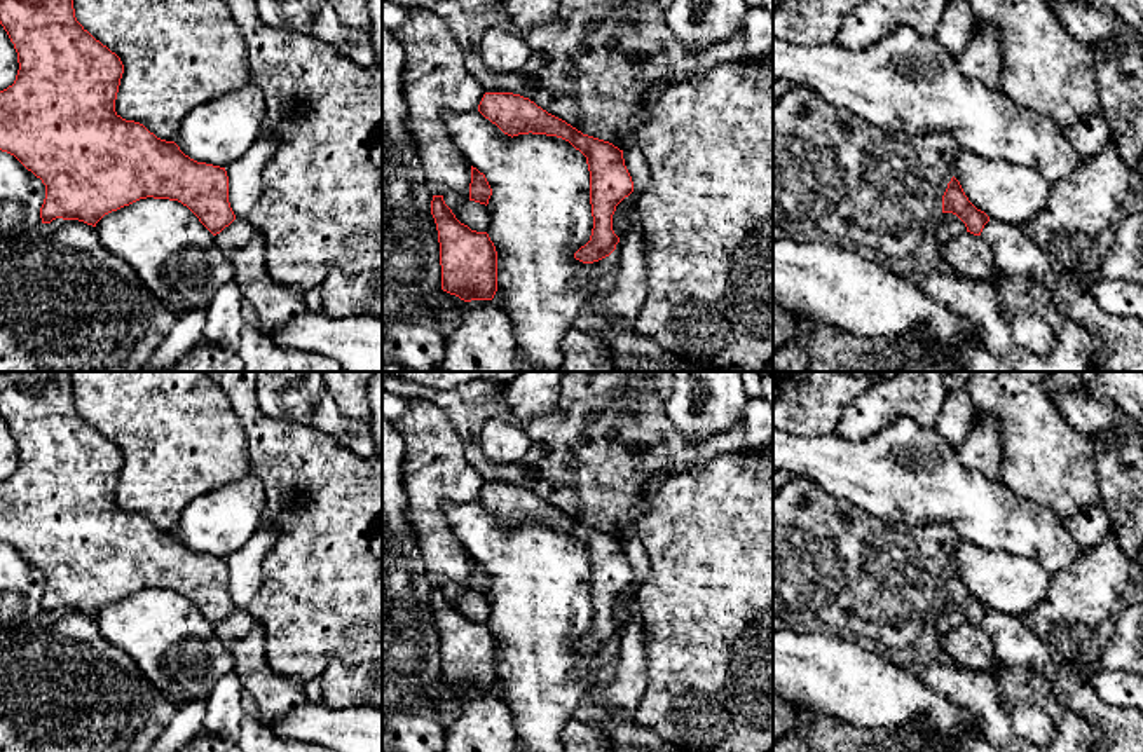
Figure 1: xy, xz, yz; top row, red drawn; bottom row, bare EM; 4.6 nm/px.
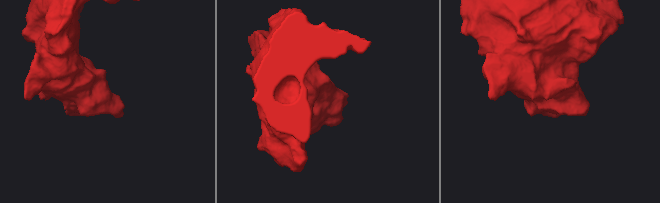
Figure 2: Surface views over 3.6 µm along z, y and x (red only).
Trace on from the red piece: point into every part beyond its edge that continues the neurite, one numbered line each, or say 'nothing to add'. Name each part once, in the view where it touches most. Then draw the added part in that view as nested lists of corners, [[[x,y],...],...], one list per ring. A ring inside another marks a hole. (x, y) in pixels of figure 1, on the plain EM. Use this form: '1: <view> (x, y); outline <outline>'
nothing to add

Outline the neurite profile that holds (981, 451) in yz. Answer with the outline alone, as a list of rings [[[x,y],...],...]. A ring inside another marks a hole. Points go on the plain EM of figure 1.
[[[977,415],[956,452],[965,468],[981,473],[988,480],[1003,483],[1000,478],[1003,445],[998,419]]]

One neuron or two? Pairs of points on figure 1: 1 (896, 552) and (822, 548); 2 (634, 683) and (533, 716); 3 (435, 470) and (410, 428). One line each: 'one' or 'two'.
1: one
2: two
3: one

